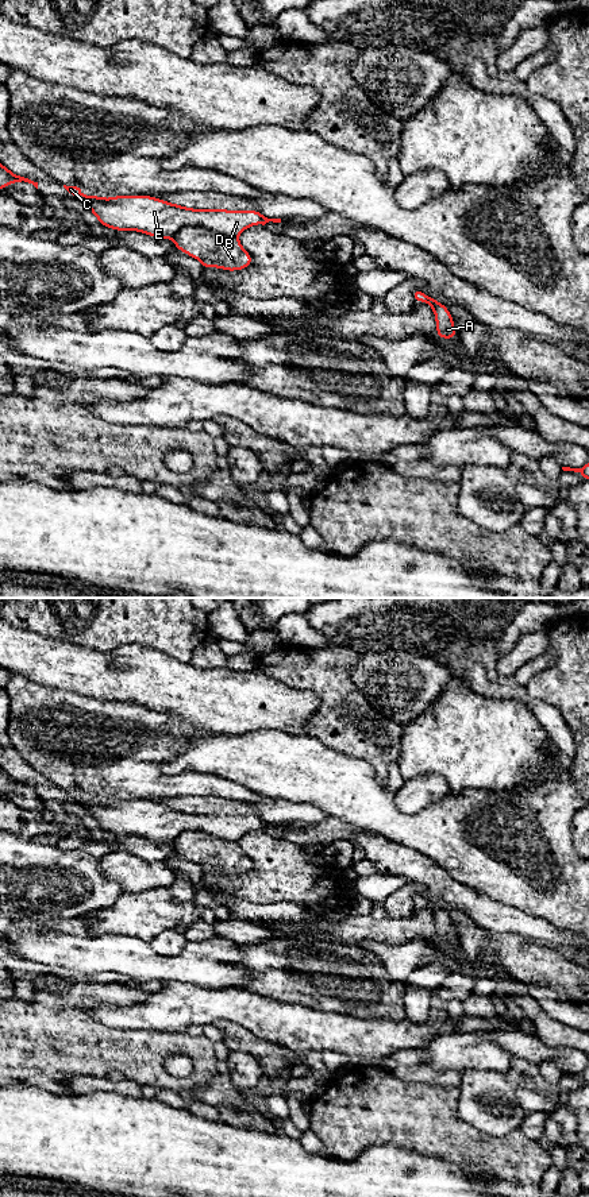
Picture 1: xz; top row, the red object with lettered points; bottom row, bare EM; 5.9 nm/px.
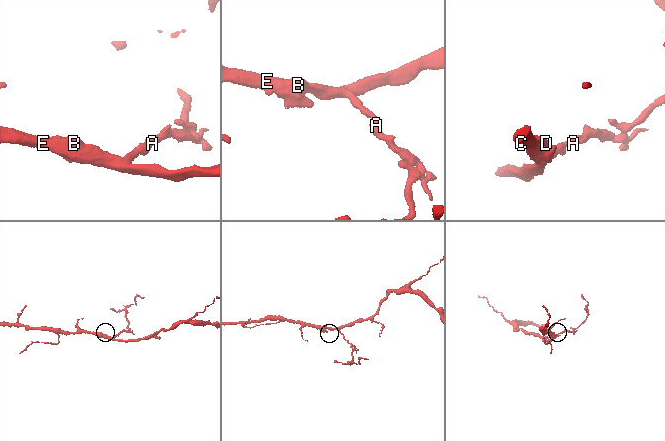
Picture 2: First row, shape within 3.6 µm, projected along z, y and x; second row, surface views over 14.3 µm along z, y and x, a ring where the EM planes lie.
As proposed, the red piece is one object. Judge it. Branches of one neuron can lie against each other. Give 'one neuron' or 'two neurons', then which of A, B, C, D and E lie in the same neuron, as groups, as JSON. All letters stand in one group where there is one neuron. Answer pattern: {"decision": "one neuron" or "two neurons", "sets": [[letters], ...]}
{"decision": "two neurons", "sets": [["A", "B", "C", "E"], ["D"]]}

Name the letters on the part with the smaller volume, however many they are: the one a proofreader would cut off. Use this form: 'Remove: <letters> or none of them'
Remove: D

